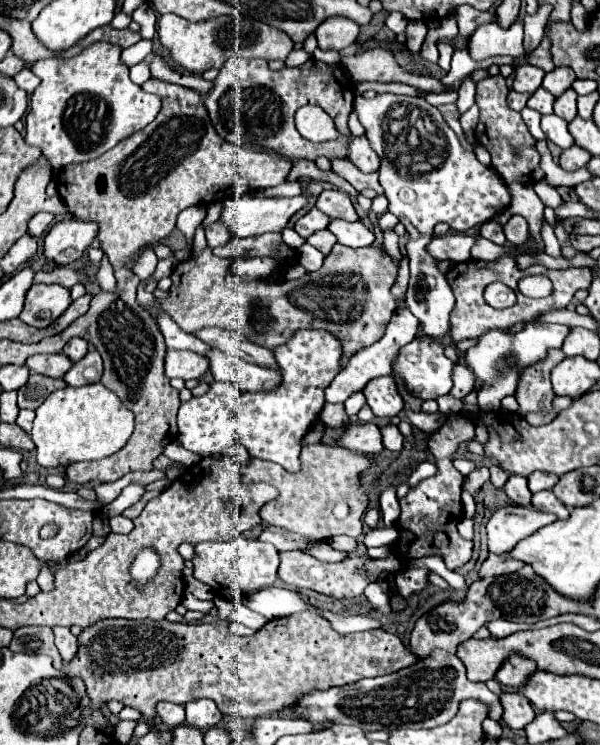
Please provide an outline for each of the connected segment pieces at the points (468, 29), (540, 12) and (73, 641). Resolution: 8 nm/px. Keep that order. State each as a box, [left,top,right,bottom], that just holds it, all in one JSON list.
[[454,4,496,40],[524,4,552,52],[54,626,78,664]]

